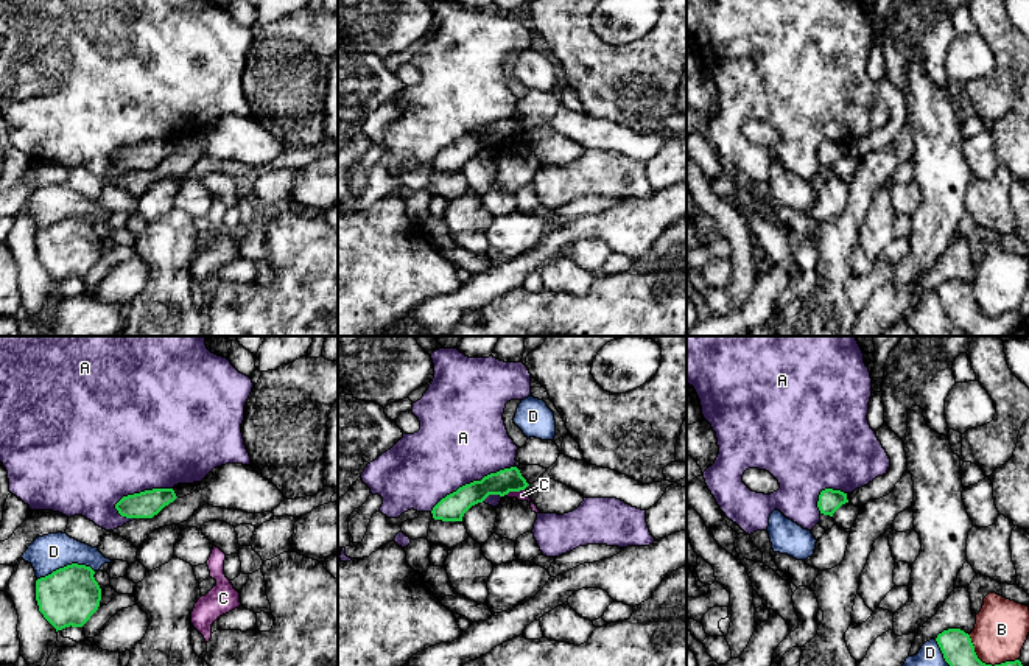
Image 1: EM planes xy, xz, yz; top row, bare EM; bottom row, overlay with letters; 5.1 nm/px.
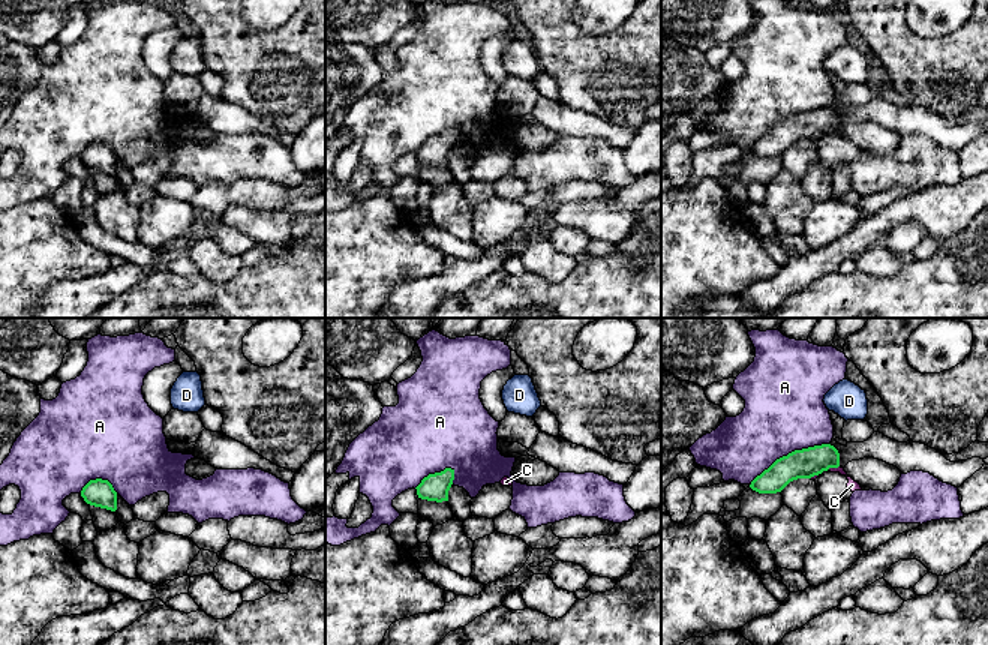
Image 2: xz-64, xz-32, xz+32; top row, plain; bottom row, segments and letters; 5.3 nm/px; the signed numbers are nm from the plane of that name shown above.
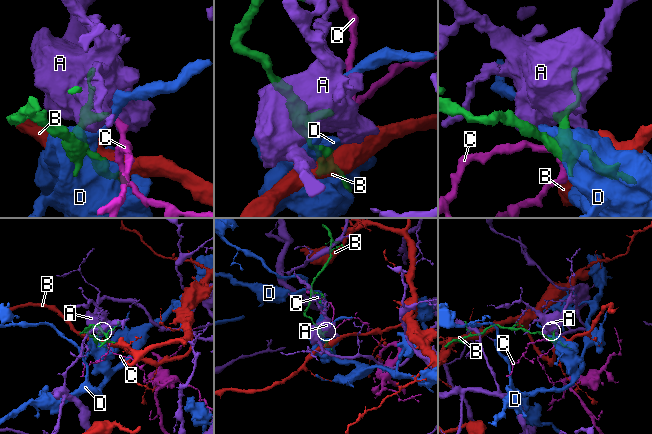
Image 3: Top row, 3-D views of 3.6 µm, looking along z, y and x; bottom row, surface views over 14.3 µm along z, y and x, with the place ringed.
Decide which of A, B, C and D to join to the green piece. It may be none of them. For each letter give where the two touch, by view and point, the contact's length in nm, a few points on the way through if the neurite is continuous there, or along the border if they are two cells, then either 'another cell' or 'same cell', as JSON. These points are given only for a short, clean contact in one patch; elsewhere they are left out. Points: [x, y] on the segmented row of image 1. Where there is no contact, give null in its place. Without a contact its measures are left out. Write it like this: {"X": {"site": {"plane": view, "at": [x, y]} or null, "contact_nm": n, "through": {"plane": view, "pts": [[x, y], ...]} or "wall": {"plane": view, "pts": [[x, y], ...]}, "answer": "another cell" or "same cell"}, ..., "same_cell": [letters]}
{"A": {"site": {"plane": "xz", "at": [474, 481]}, "contact_nm": 500, "answer": "another cell"}, "B": {"site": {"plane": "yz", "at": [987, 665]}, "contact_nm": 300, "answer": "another cell"}, "C": {"site": {"plane": "xz", "at": [512, 490]}, "contact_nm": 120, "wall": {"plane": "xz", "pts": [[523, 489], [503, 495]]}, "answer": "another cell"}, "D": {"site": {"plane": "xy", "at": [67, 565]}, "contact_nm": 300, "answer": "another cell"}, "same_cell": []}

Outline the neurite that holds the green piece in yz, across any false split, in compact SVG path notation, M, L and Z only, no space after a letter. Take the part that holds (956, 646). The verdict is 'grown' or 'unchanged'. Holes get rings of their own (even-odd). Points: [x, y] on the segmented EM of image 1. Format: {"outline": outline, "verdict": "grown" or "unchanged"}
{"outline": "M961 629L943 630L936 641L950 666L992 666L978 658L970 635Z", "verdict": "unchanged"}

